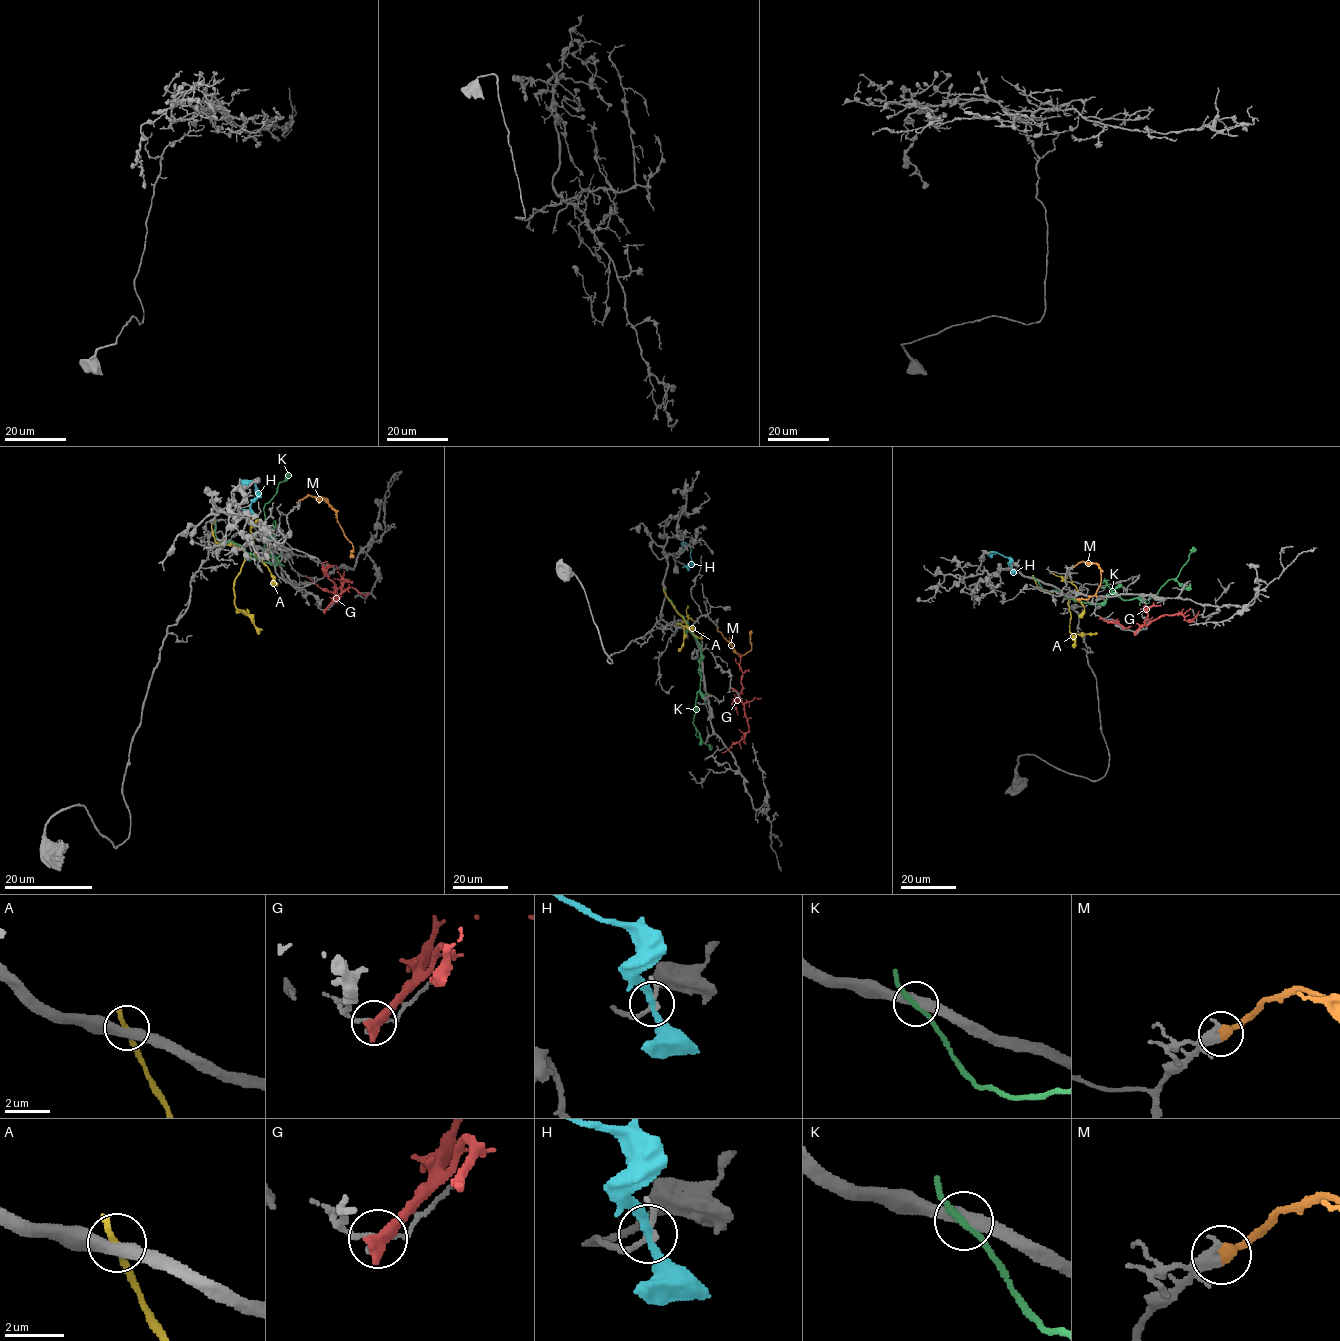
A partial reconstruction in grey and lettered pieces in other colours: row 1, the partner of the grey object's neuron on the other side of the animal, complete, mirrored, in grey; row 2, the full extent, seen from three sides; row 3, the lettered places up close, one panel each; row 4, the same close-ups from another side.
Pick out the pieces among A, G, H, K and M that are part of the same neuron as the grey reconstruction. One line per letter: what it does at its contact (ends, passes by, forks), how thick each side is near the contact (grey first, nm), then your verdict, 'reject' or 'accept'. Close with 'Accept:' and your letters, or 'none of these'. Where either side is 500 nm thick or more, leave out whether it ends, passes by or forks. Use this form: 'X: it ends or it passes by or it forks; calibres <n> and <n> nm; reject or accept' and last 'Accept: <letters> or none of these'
A: it ends; calibres 440 and 260 nm; reject
G: calibres 160 and 650 nm; reject
H: it passes by; calibres 200 and 280 nm; reject
K: it passes by; calibres 400 and 200 nm; reject
M: it ends; calibres 320 and 400 nm; accept
Accept: M

